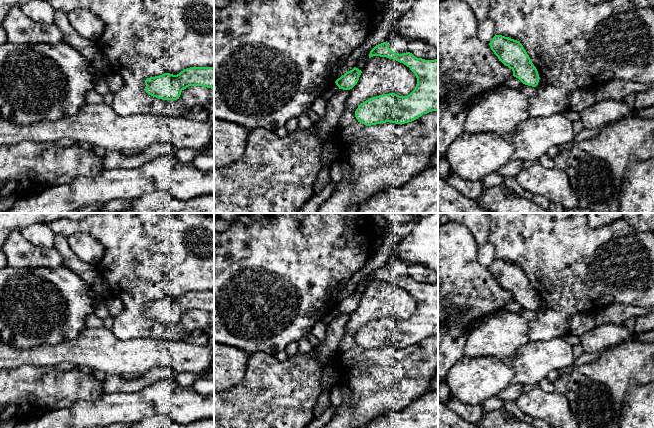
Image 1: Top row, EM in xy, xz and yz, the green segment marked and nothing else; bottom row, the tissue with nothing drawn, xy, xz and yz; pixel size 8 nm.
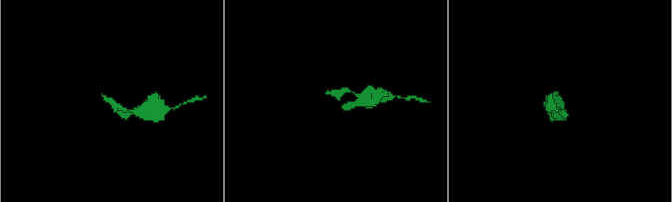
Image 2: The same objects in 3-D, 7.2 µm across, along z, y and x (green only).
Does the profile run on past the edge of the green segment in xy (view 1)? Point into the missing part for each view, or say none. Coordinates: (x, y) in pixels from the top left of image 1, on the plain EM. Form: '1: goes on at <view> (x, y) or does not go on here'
1: does not go on here

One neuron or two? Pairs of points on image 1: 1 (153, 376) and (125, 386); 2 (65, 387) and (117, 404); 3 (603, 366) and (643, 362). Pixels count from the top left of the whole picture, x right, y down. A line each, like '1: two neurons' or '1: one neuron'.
1: one neuron
2: two neurons
3: one neuron

